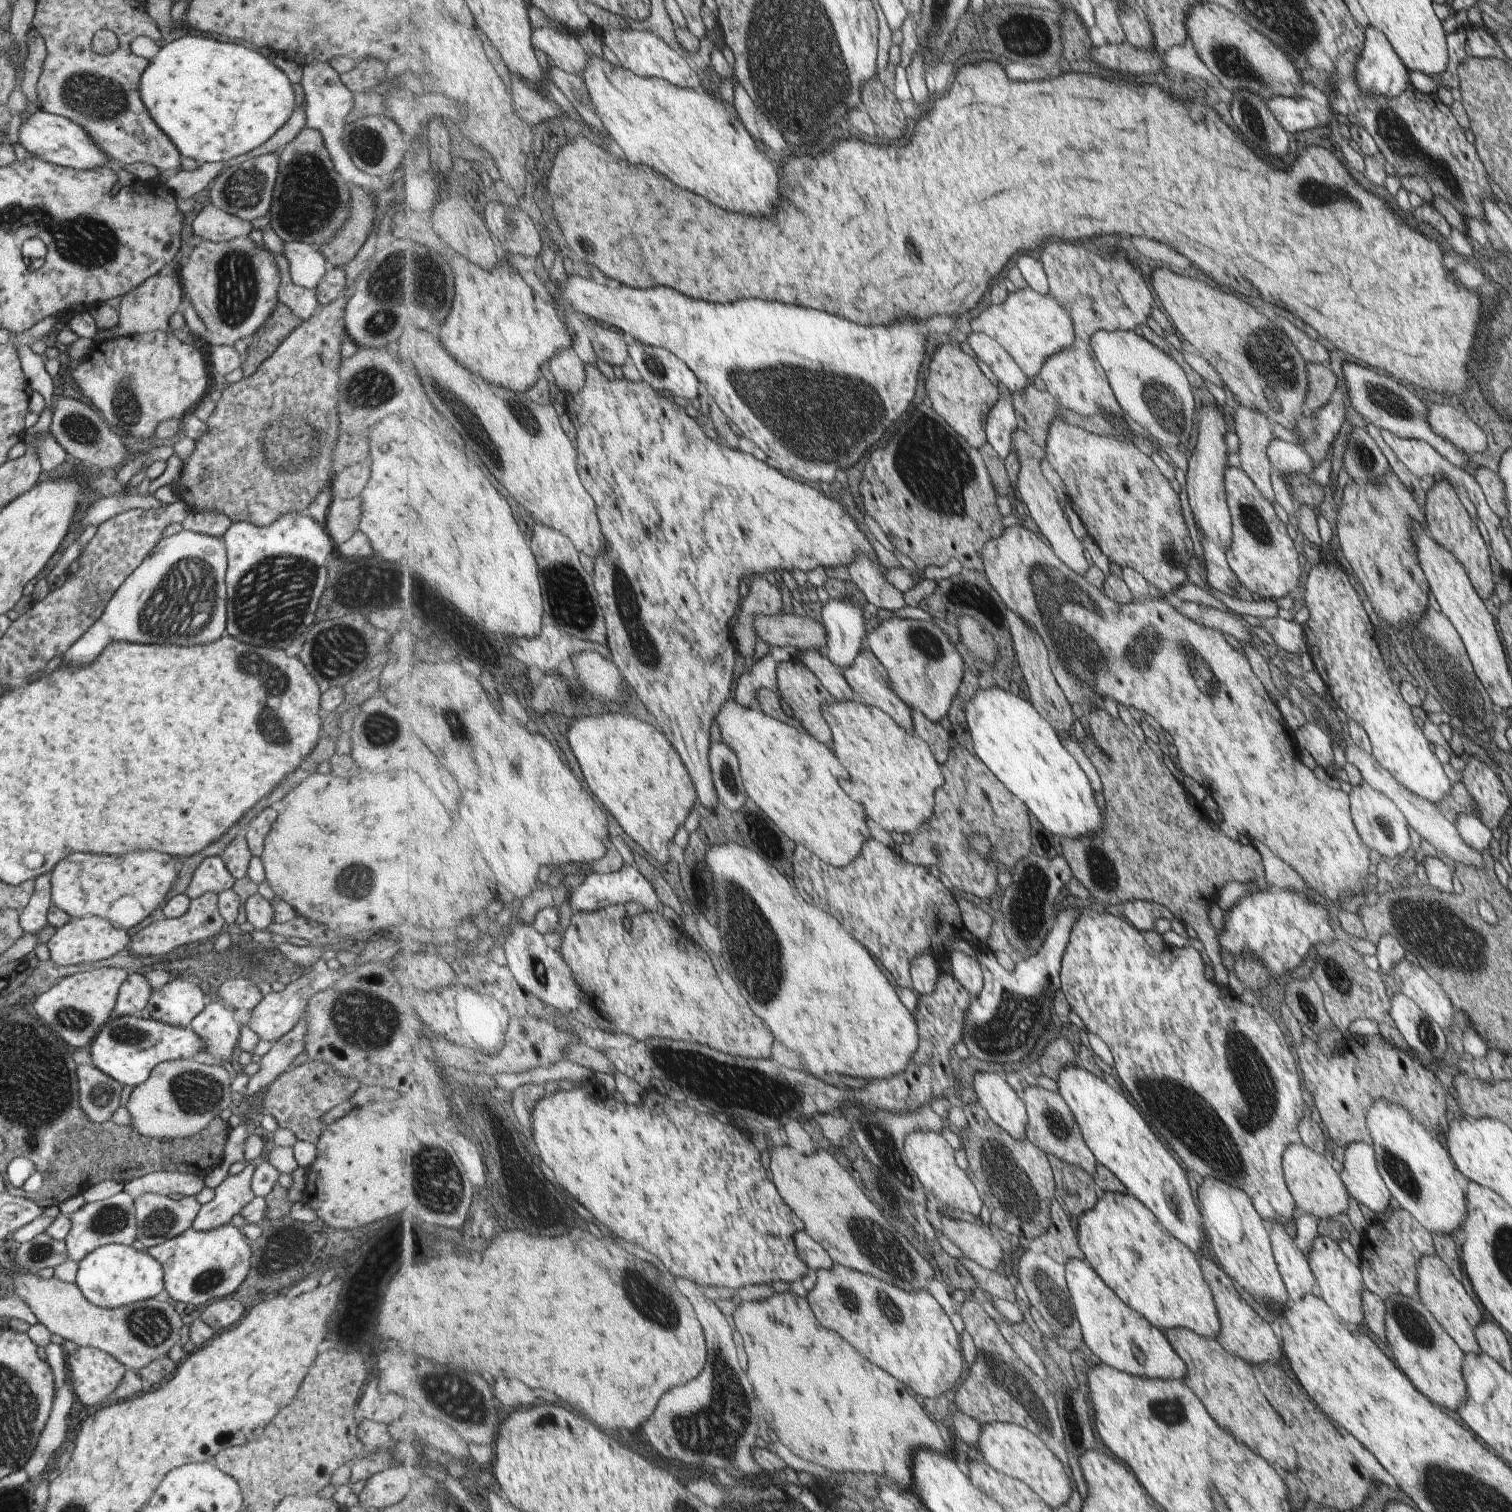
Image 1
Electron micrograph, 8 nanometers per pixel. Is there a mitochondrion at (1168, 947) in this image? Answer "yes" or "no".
no

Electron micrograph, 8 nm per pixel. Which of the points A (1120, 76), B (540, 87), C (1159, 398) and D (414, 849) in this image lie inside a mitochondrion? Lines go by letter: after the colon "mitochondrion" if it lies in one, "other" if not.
A: other
B: other
C: mitochondrion
D: other

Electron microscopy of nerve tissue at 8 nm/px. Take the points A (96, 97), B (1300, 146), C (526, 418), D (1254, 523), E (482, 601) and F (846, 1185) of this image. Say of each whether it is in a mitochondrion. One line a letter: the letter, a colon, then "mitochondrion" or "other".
A: mitochondrion
B: other
C: mitochondrion
D: mitochondrion
E: other
F: other

